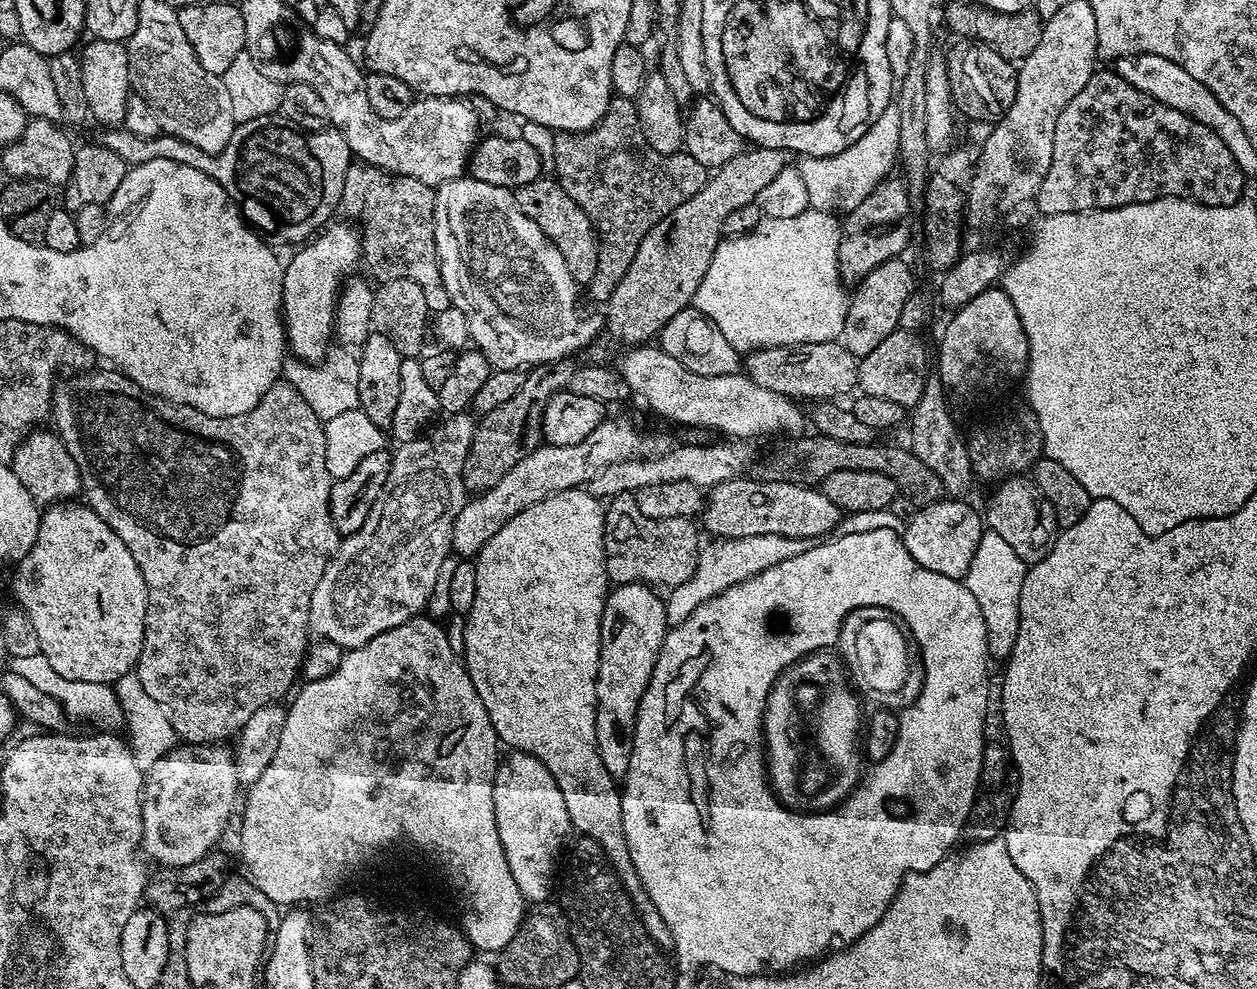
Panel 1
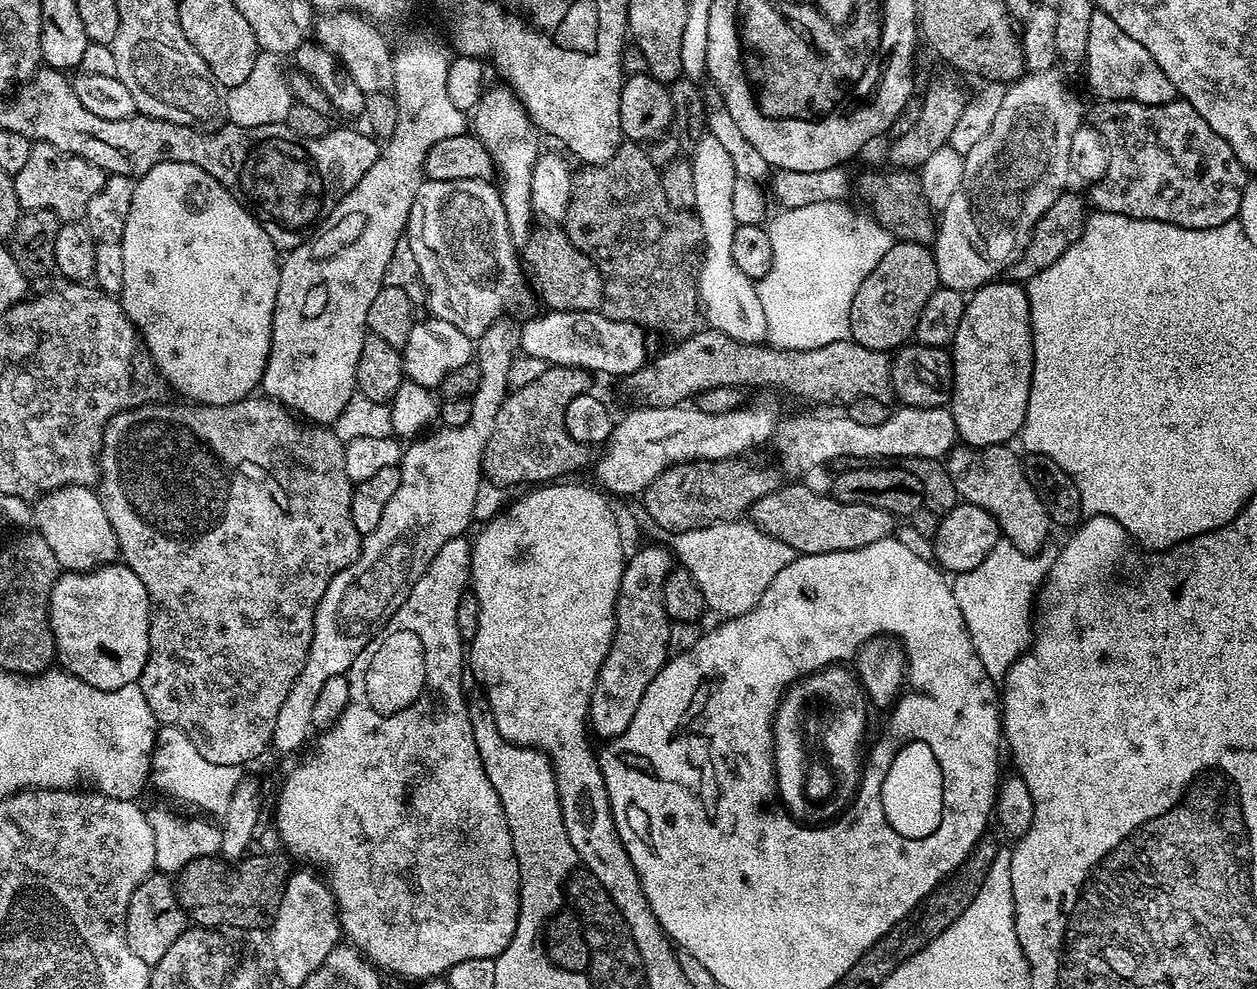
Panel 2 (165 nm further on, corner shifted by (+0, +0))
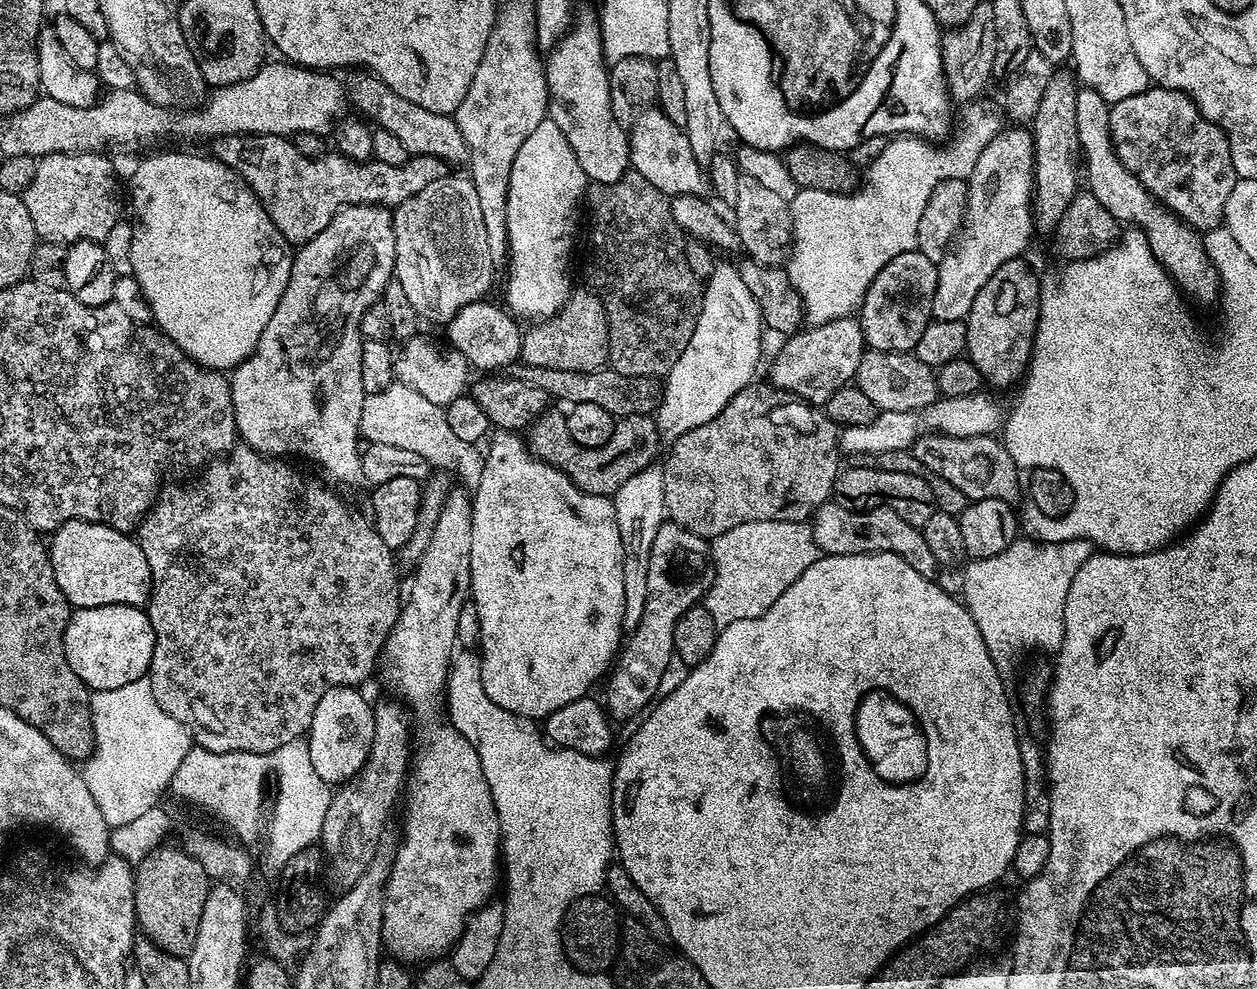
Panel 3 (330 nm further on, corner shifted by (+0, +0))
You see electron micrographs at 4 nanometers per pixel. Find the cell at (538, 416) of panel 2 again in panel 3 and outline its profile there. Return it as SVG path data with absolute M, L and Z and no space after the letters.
M549 407L548 411L528 425L528 451L550 466L562 470L583 492L611 498L615 496L618 486L626 482L626 478L634 478L640 468L650 466L657 459L656 451L662 447L662 441L656 429L656 421L651 415L619 417L614 426L614 434L610 434L610 442L606 442L606 446L587 448L578 446L578 442L570 438L568 417L556 408L559 407Z

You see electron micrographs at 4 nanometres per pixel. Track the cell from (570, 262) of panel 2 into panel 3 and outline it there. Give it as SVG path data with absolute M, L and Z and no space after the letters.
M591 290L573 291L555 316L541 319L523 333L520 360L530 366L550 366L550 370L589 372L608 364L608 311Z

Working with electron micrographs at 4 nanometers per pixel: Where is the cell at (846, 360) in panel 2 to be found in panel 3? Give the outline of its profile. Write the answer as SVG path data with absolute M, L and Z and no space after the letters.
M865 351L862 362L858 362L854 384L882 412L923 410L940 396L933 367L906 352Z

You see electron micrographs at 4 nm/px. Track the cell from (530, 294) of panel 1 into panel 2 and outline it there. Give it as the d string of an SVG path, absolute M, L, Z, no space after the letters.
M425 179L424 185L420 187L418 194L414 198L414 206L410 210L410 218L408 219L408 227L406 229L406 242L410 246L410 250L414 250L414 258L420 260L423 275L431 278L437 272L440 275L441 282L448 287L448 292L439 292L438 289L432 287L427 289L426 305L428 304L428 312L433 317L440 317L445 319L446 322L453 323L454 326L471 338L479 338L494 321L501 319L507 313L504 312L507 308L512 308L515 304L522 303L528 296L527 290L524 289L525 269L522 267L522 256L518 251L517 244L512 240L510 222L506 222L506 206L502 206L500 189L495 183L486 180L455 180L454 182L446 182L445 180Z

